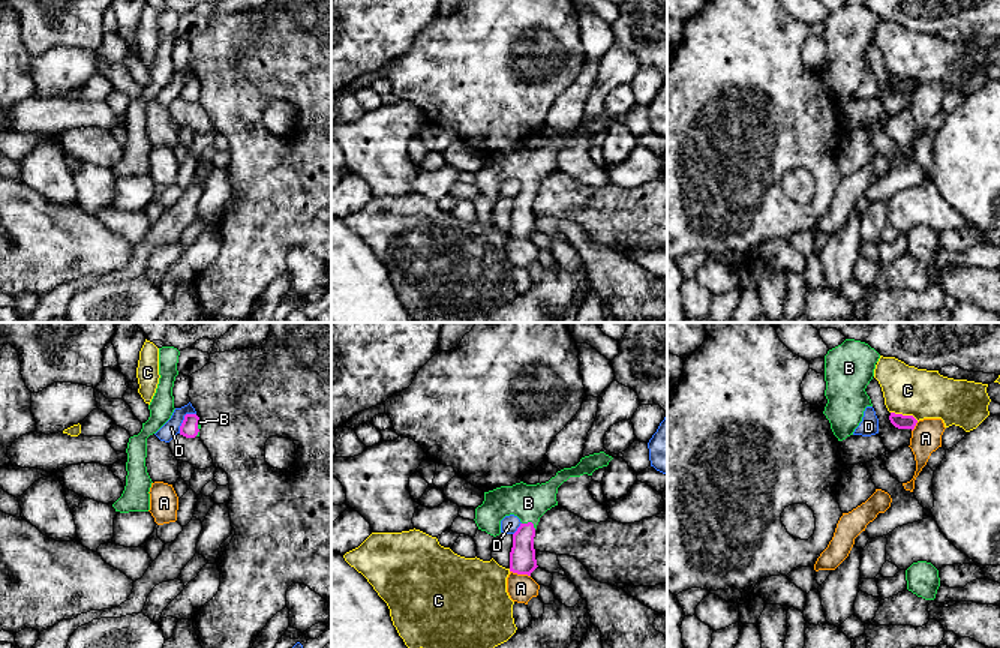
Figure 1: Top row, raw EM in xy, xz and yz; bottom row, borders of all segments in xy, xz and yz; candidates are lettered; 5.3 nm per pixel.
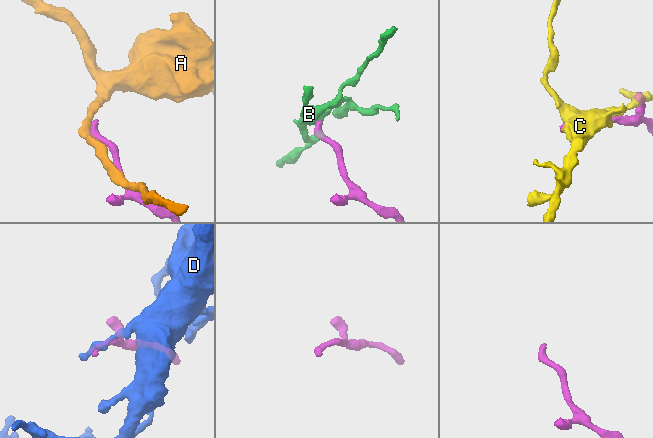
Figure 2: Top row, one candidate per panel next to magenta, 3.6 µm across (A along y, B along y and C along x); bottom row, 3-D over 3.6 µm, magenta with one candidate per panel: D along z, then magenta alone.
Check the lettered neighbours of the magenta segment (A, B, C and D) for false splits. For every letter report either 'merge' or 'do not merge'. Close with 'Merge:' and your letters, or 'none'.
A: do not merge
B: merge
C: do not merge
D: do not merge
Merge: B

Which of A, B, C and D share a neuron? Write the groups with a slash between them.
A / B / C / D

